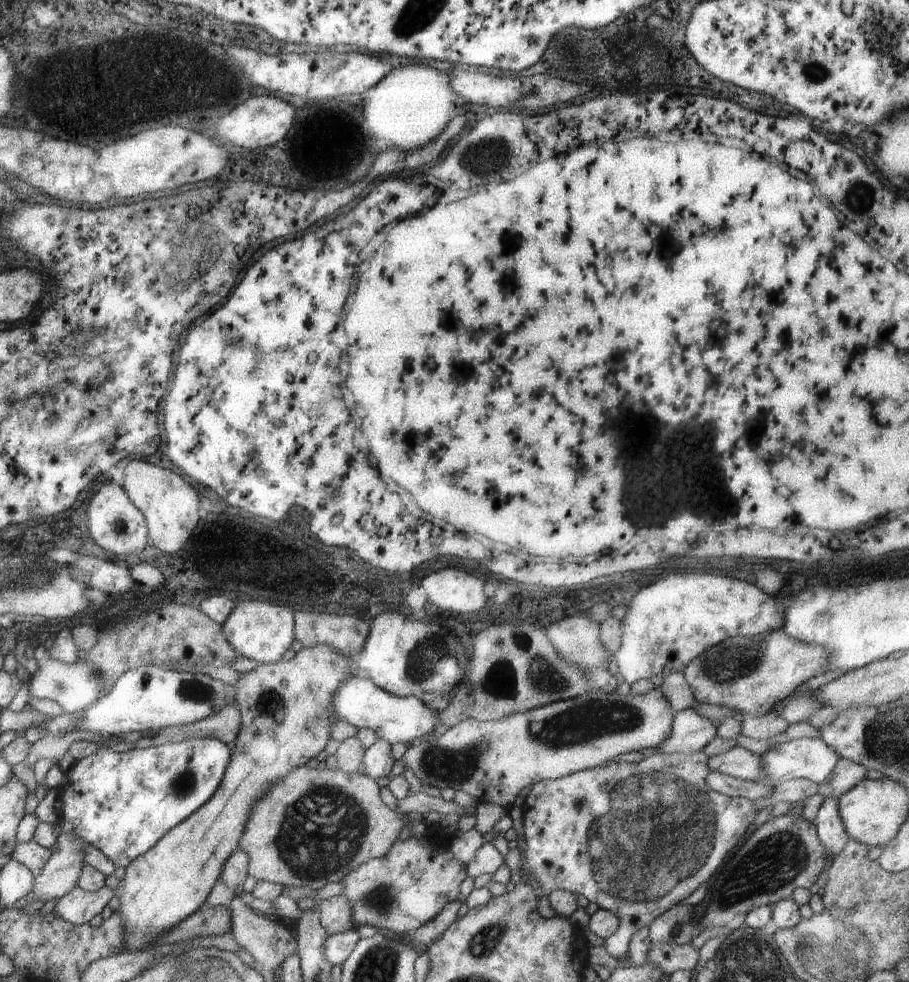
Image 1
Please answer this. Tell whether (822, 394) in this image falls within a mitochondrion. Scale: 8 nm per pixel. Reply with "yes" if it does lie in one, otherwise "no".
no

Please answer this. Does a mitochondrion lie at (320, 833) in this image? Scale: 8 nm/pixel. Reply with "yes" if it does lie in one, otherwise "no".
yes

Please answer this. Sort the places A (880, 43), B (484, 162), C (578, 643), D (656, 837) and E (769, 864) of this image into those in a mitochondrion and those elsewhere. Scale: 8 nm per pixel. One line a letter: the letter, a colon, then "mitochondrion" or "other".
A: other
B: mitochondrion
C: mitochondrion
D: mitochondrion
E: mitochondrion

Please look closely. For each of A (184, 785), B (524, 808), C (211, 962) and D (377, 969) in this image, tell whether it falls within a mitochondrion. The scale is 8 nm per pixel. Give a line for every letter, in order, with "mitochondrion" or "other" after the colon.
A: mitochondrion
B: other
C: mitochondrion
D: mitochondrion

